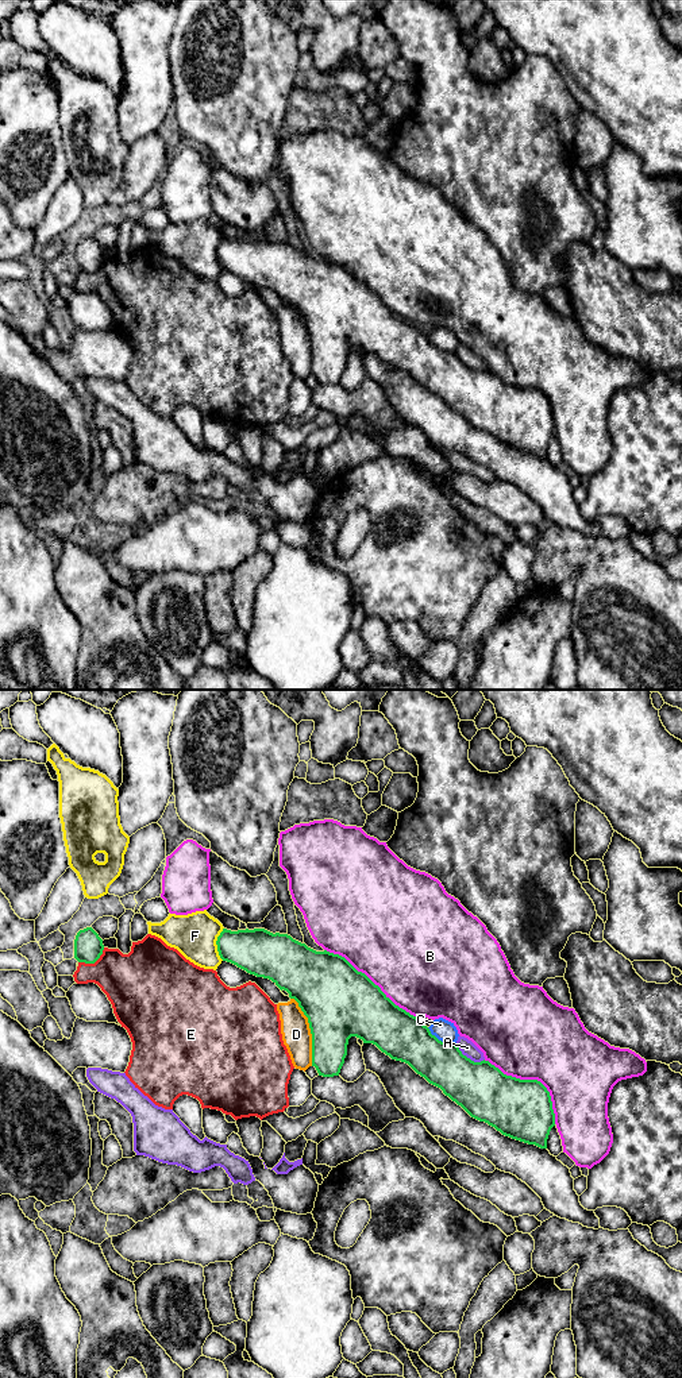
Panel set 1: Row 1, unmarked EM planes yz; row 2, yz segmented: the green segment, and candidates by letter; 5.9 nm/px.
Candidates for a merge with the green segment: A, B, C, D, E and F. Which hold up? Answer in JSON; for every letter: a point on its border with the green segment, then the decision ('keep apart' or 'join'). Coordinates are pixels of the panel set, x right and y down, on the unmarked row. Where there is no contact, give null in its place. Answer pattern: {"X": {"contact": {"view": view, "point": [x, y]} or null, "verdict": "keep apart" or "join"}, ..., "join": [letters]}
{"A": {"contact": {"view": "yz", "point": [469, 367]}, "verdict": "keep apart"}, "B": {"contact": {"view": "yz", "point": [532, 389]}, "verdict": "keep apart"}, "C": {"contact": {"view": "yz", "point": [440, 350]}, "verdict": "keep apart"}, "D": {"contact": {"view": "yz", "point": [311, 340]}, "verdict": "keep apart"}, "E": {"contact": {"view": "yz", "point": [93, 271]}, "verdict": "keep apart"}, "F": {"contact": {"view": "yz", "point": [216, 253]}, "verdict": "keep apart"}, "join": []}

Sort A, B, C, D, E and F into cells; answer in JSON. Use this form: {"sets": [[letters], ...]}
{"sets": [["A"], ["B"], ["C"], ["D"], ["E"], ["F"]]}

